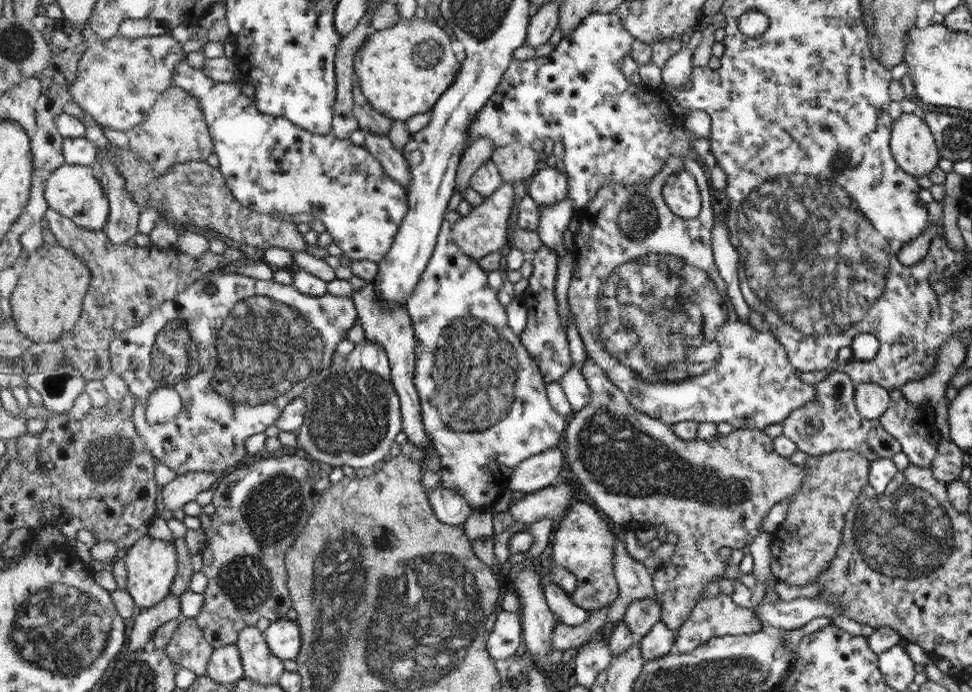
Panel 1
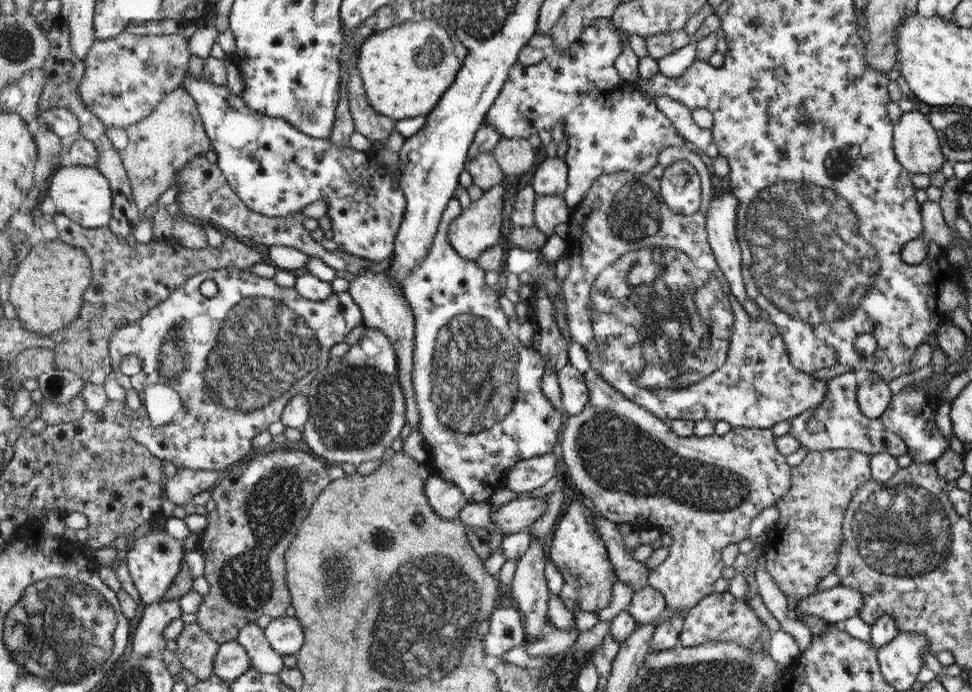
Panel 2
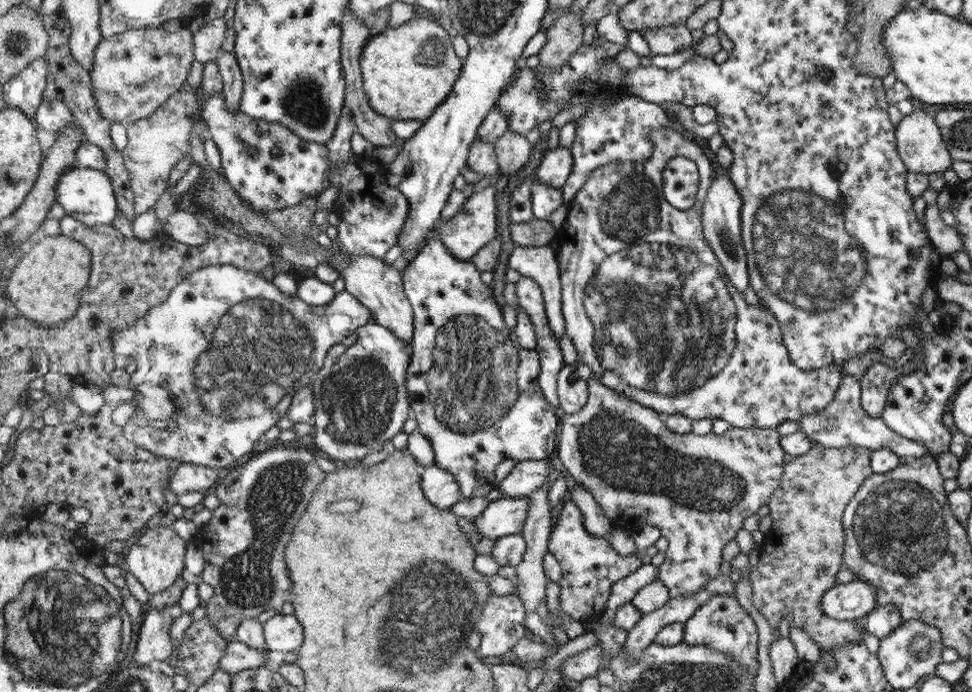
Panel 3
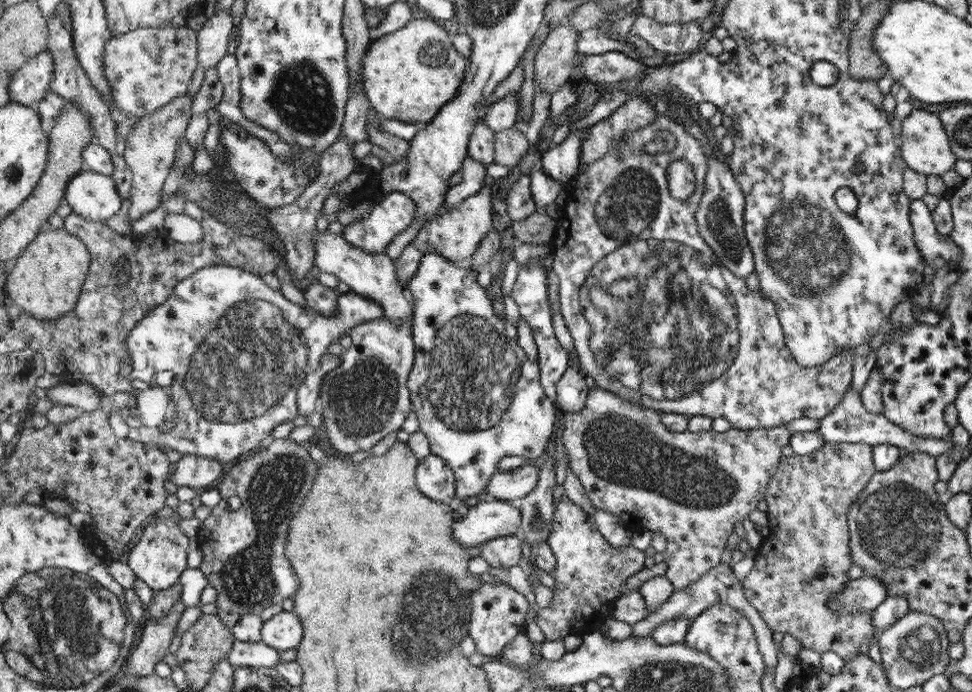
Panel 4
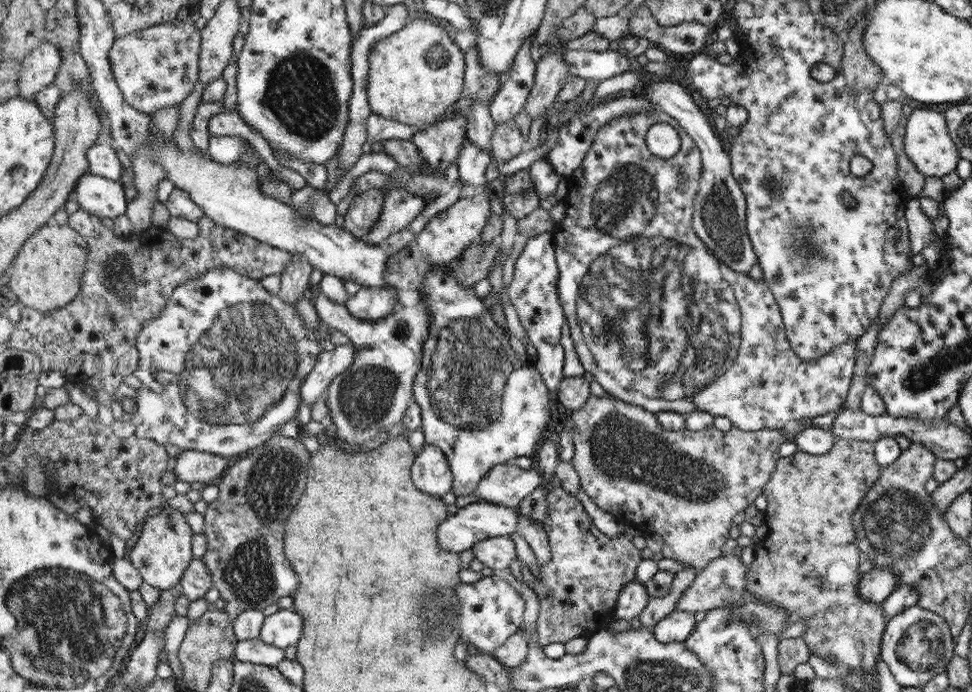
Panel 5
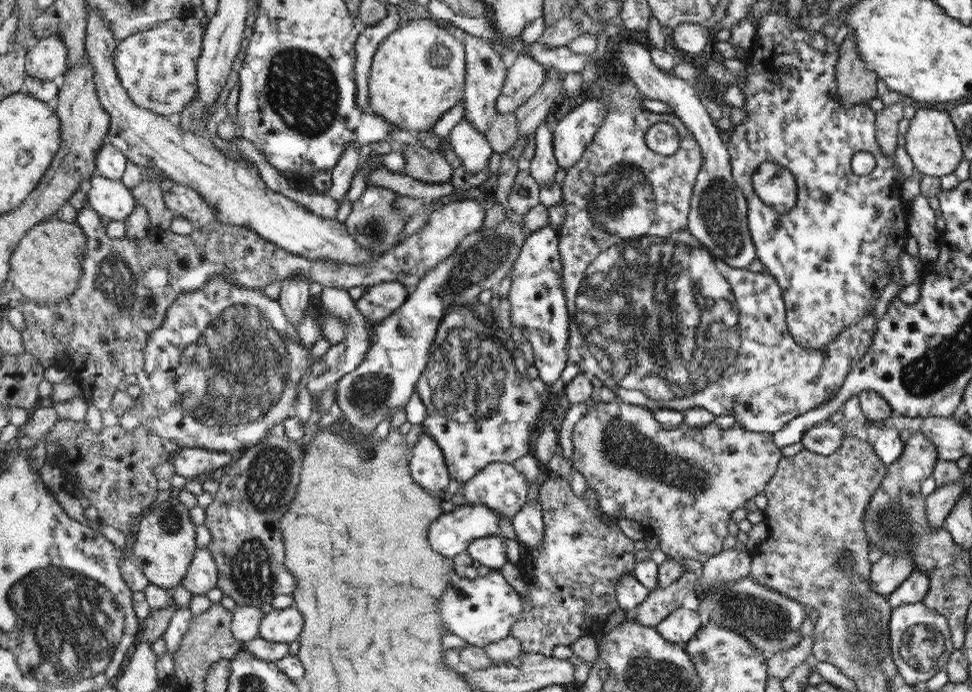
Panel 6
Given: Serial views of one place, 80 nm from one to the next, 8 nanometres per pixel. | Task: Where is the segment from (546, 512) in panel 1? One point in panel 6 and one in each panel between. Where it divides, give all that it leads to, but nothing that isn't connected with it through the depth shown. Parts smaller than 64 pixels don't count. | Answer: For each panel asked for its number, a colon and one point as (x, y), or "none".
2: (516, 516)
3: (507, 516)
4: (488, 520)
5: (482, 520)
6: (452, 533)

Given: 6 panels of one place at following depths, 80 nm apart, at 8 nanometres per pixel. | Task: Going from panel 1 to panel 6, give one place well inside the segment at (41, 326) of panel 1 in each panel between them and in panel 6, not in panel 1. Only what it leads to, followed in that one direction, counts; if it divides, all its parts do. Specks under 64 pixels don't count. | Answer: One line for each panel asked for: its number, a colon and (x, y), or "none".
2: (49, 288)
3: (48, 284)
4: (49, 278)
5: (49, 272)
6: (48, 266)

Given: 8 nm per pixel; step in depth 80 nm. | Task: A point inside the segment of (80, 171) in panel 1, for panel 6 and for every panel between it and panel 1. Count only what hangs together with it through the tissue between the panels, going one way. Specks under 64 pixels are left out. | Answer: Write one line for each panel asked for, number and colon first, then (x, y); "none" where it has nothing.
2: (83, 193)
3: (89, 194)
4: (96, 196)
5: (105, 197)
6: (113, 199)

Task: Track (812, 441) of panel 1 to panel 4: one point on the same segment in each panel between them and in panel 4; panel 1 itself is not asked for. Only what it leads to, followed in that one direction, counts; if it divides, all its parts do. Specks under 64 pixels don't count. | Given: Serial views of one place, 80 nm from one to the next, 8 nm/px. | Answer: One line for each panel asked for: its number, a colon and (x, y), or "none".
2: (838, 422)
3: (844, 422)
4: (849, 422)

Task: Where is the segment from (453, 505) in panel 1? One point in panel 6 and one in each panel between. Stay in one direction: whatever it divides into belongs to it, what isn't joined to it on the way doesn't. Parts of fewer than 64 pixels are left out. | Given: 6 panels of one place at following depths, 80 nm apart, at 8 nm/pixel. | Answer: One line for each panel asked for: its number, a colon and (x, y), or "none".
2: (447, 500)
3: (440, 487)
4: (436, 480)
5: (431, 472)
6: (427, 465)

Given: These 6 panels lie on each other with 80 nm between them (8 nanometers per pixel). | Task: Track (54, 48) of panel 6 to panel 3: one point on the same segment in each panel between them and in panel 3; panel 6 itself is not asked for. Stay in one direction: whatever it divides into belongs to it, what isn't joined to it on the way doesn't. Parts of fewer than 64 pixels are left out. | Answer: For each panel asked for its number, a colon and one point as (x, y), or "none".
3: (26, 91)
4: (30, 86)
5: (40, 70)

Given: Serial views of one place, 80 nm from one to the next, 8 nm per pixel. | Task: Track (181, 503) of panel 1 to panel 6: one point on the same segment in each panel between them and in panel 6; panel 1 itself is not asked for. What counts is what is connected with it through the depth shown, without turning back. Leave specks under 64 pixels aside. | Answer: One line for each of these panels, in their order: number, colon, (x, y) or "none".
2: (186, 483)
3: (188, 477)
4: (198, 473)
5: (198, 468)
6: (189, 463)

